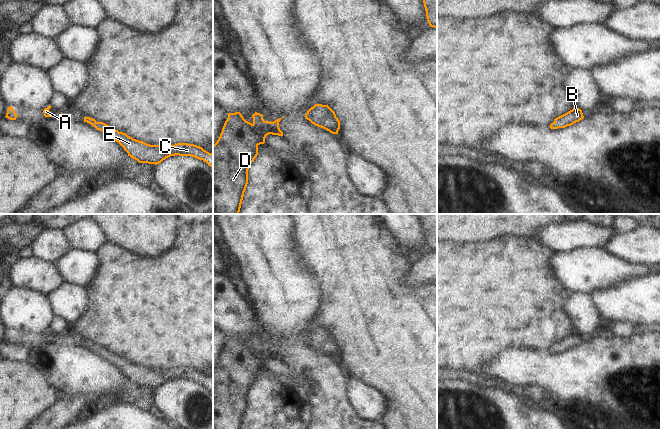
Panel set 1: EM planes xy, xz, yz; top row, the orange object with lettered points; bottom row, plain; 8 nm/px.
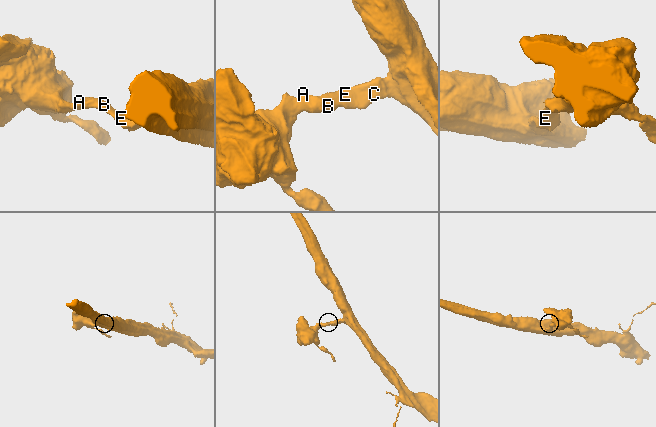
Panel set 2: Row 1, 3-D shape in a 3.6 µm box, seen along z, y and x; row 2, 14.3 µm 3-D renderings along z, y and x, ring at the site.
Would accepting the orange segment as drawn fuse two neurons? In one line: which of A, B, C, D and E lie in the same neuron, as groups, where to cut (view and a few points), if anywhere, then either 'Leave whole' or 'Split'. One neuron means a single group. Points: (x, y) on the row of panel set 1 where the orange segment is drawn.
Groups: A B C D E. No split. Leave whole

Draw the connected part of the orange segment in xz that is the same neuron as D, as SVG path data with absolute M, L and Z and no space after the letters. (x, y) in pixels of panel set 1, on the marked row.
M240 112L229 113L220 137L213 145L213 214L239 214L248 184L248 170L258 155L258 146L265 143L269 134L283 136L279 128L282 118L269 122L257 112L252 118L250 123Z

